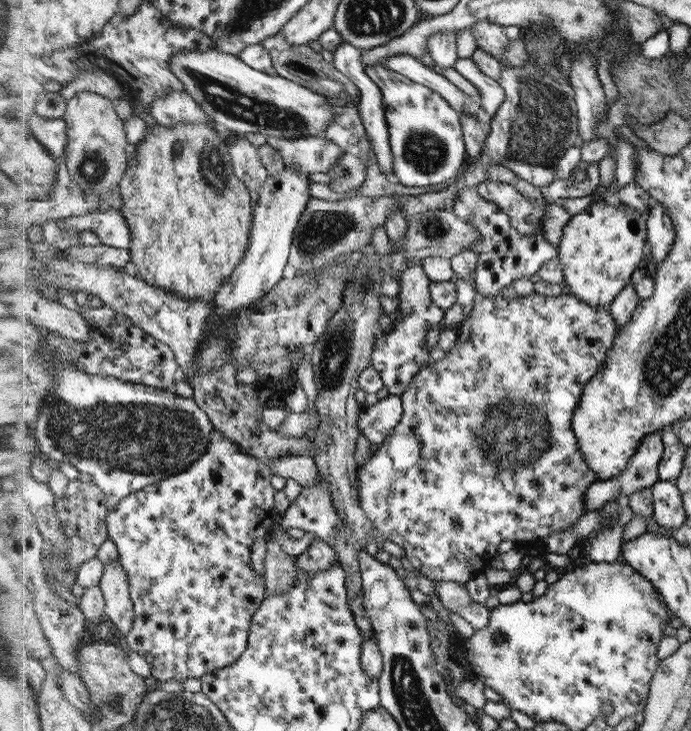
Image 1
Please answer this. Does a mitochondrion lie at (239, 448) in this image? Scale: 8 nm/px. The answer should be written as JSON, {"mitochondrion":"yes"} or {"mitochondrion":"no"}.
{"mitochondrion":"no"}

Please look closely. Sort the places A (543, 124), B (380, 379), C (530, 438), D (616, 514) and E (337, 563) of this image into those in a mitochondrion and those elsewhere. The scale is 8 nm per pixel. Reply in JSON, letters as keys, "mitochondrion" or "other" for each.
{"A":"mitochondrion","B":"other","C":"mitochondrion","D":"mitochondrion","E":"other"}

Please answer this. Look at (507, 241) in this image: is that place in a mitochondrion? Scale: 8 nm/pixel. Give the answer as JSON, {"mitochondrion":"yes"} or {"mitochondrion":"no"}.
{"mitochondrion":"no"}

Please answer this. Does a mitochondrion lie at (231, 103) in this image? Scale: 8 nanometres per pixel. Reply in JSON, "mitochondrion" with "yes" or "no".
{"mitochondrion":"yes"}

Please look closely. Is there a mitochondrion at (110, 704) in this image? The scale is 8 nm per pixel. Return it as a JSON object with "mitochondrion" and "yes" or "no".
{"mitochondrion":"yes"}

